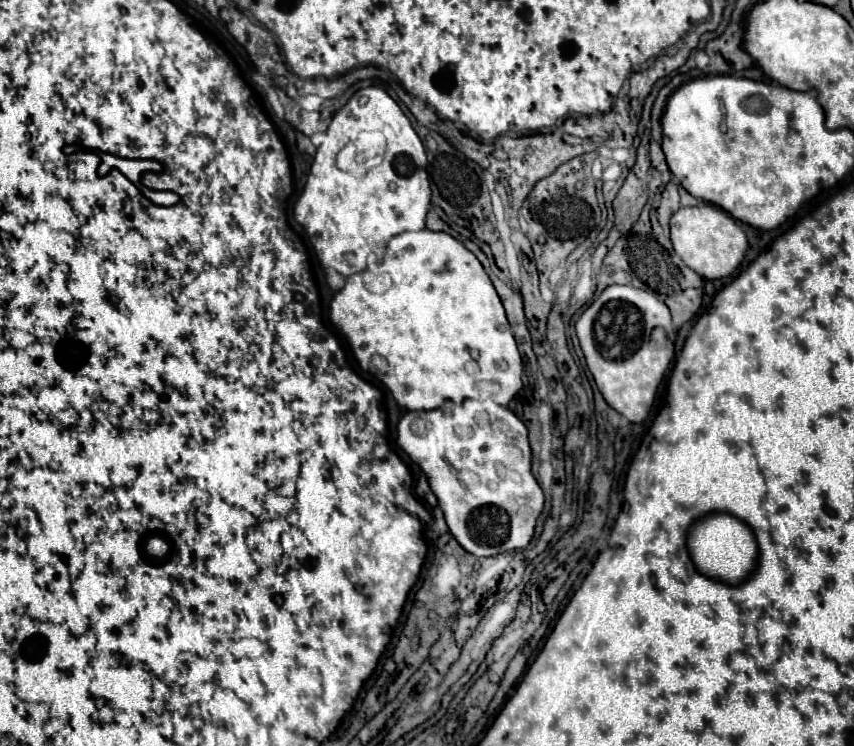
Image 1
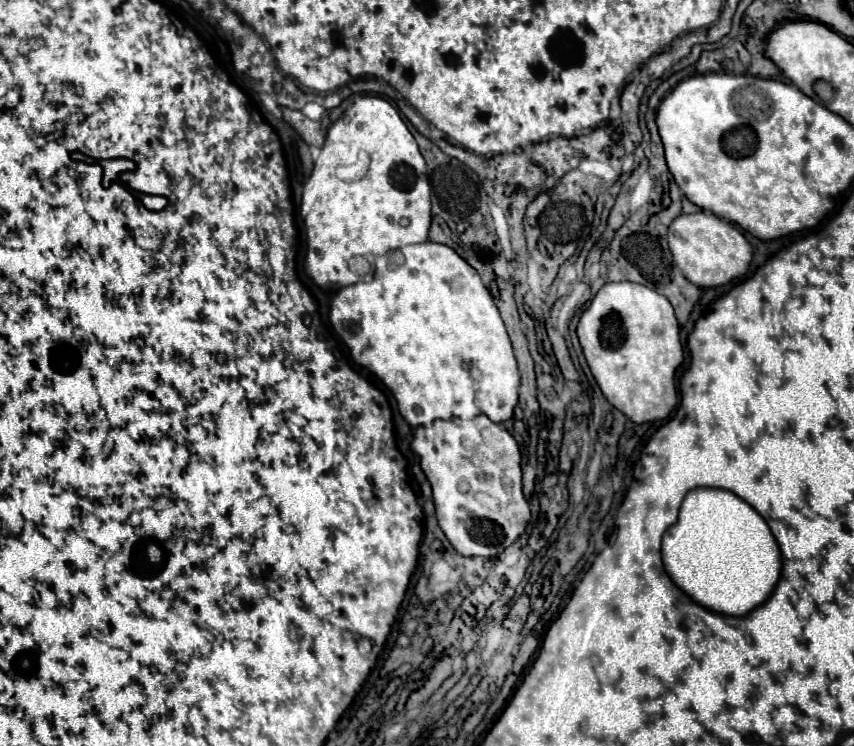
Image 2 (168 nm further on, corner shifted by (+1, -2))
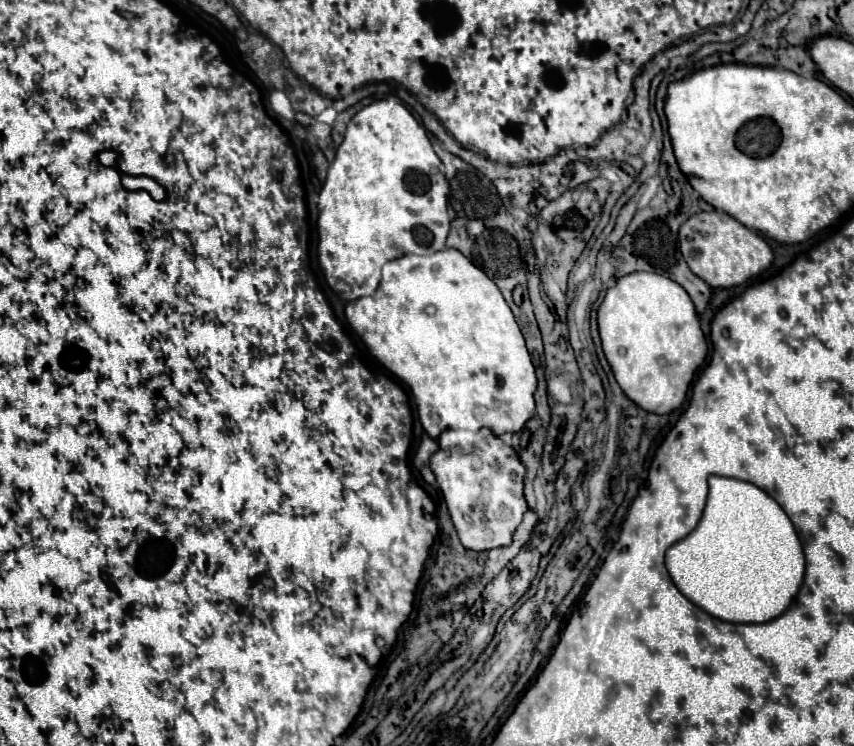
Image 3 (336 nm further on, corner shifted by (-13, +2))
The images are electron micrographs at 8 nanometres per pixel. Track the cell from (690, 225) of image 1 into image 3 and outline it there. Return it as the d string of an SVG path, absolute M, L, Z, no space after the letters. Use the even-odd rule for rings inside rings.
M724 211L696 213L680 227L680 251L688 267L710 287L734 287L768 269L774 255L770 245L752 229Z

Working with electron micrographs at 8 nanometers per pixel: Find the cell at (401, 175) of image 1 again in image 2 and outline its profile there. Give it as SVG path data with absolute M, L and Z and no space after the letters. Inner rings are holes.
M358 95L350 109L328 129L326 143L320 149L320 157L316 167L304 185L302 195L302 219L306 227L306 275L328 293L336 293L342 287L370 281L374 277L374 259L388 251L396 251L404 245L424 243L428 241L432 209L430 209L430 183L426 175L426 163L420 155L420 149L408 131L406 123L402 121L400 113L382 97L372 95ZM352 151L368 151L370 167L368 173L354 173L365 176L360 181L342 181L336 177L336 167L348 163L348 153ZM402 219L408 219L408 227L402 227Z

